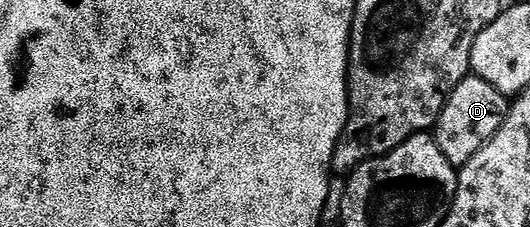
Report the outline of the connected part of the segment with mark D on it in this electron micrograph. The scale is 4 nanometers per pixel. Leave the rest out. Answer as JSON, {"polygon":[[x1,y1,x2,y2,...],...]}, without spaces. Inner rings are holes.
{"polygon":[[470,74,450,94,446,106,442,106,442,114,438,118,434,129,436,144,446,154,449,164,463,166,498,134,502,122,506,118,510,107,509,97,501,94,490,82,486,82,481,76]]}

